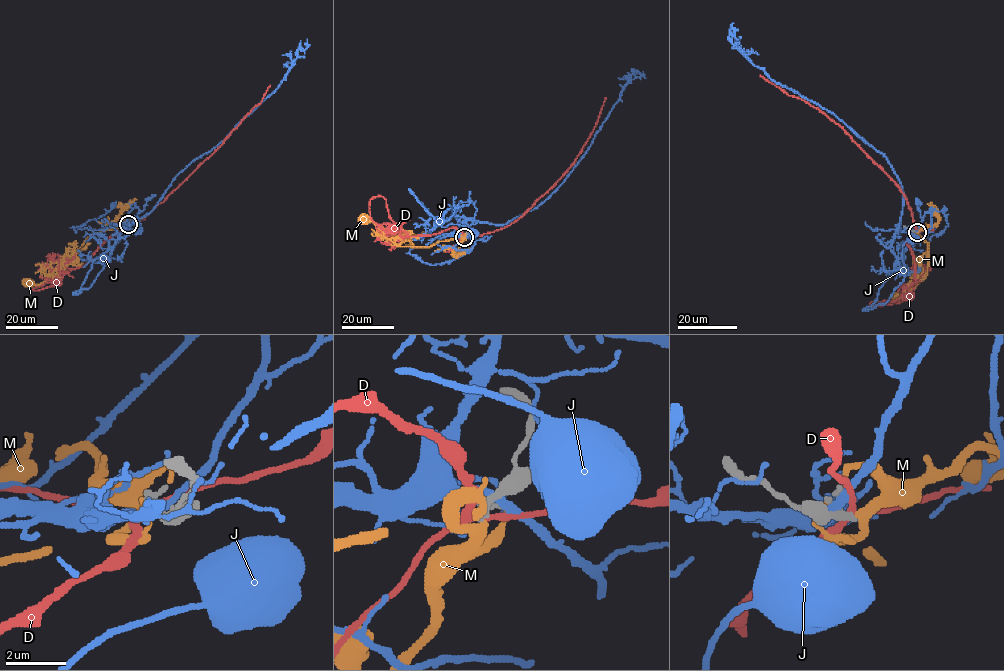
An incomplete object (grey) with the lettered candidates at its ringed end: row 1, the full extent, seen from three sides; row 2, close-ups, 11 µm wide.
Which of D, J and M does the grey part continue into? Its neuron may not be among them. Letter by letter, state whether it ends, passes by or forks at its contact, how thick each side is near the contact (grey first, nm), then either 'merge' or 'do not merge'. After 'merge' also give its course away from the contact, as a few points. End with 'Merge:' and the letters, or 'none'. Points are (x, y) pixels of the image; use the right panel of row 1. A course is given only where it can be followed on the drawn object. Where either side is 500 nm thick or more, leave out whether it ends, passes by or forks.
D: it forks; calibres 240 and 240 nm; do not merge
J: it passes by; calibres 480 and 260 nm; do not merge
M: it passes by; calibres 240 and 320 nm; merge; course (917, 231), (916, 234), (928, 243), (928, 274), (904, 298), (897, 299), (898, 294)
Merge: M

